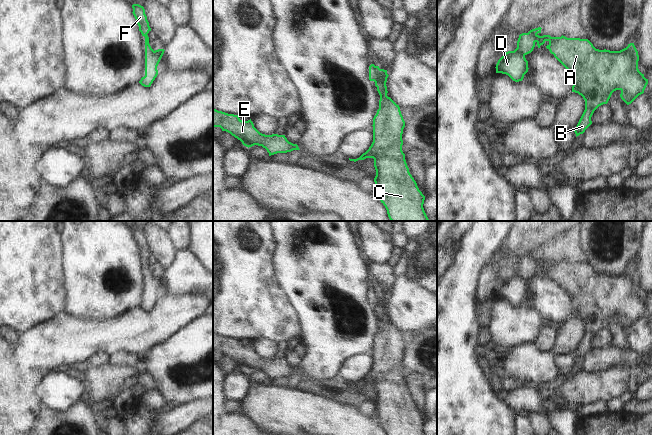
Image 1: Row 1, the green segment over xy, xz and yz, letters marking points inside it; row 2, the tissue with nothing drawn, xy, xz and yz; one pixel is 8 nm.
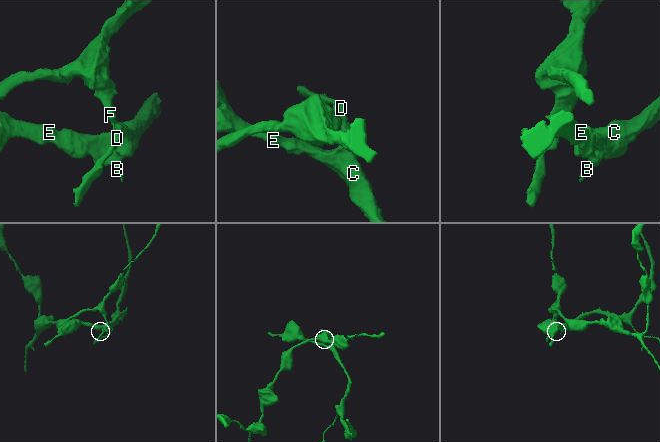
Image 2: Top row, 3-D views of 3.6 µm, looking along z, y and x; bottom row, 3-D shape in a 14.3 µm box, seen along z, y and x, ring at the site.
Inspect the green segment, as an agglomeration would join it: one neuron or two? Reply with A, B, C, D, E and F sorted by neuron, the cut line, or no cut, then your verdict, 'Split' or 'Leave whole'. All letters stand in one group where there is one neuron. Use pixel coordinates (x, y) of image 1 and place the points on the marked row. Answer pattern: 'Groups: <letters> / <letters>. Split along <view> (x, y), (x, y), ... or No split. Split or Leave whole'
Groups: A B C E / D F. Split along xz (381, 69), (375, 82). Split

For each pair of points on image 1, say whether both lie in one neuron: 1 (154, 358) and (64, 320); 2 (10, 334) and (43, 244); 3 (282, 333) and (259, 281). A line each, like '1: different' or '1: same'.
1: different
2: different
3: same

